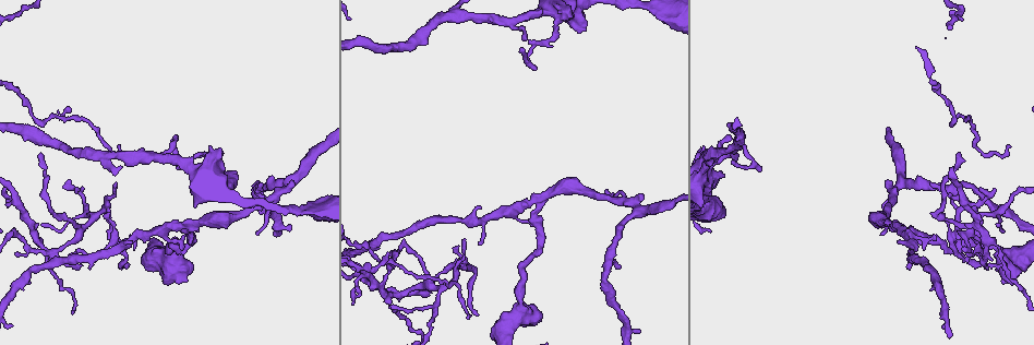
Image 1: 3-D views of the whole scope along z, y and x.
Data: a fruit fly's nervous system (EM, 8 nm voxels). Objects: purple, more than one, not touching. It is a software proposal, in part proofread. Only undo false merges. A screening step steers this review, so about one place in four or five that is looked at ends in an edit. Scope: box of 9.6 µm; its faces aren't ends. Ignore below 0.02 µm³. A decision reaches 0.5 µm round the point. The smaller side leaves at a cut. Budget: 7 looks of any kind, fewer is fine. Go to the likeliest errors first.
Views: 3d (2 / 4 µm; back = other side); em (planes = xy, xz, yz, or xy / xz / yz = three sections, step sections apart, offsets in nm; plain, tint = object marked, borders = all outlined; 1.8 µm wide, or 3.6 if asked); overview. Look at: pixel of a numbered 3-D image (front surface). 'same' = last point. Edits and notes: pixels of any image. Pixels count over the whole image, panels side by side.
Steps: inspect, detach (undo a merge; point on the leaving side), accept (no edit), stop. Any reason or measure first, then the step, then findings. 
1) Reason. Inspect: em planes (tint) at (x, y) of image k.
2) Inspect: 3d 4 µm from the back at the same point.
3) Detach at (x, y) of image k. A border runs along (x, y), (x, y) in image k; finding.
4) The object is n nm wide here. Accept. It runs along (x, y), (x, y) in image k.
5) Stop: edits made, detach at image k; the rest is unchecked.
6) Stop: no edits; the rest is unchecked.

A fork. Inspect: 3d 4 µm at (903, 185) of image 1.

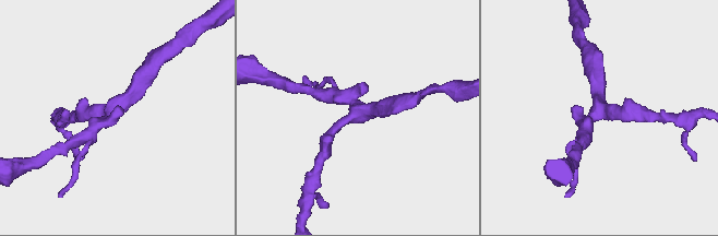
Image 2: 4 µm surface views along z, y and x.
3 arms meet here; the arms are 200, 200, 280 nm wide. Inspect: em xz step 16 (plain) at (355, 111) of image 2.

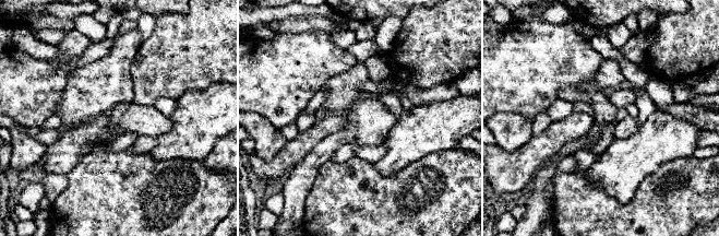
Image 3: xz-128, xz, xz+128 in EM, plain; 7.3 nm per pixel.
With the object marked. Inspect: em xz step 16 (tint) at the same point.

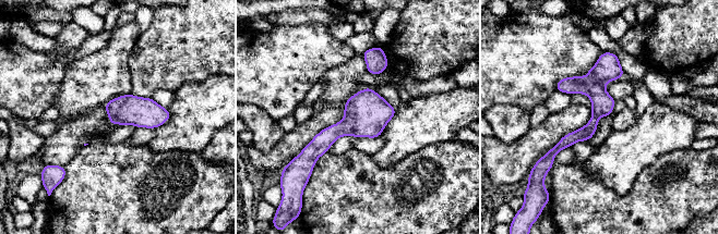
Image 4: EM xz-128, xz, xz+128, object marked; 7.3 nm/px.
The object is 160 nm wide here. Accept. It runs along (611, 54), (594, 122), (553, 151) in image 4; continuous, no second neuron.

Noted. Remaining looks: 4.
Touches itself. Inspect: 3d 2 µm from the back at (47, 252) of image 1.

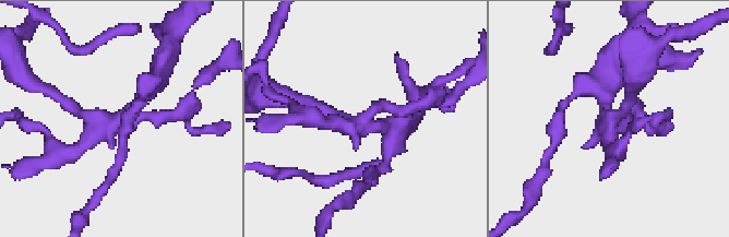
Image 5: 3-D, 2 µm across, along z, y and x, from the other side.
4 arms meet here; now the EM. Inspect: em 3.6 µm planes (tint) at (357, 122) of image 5.

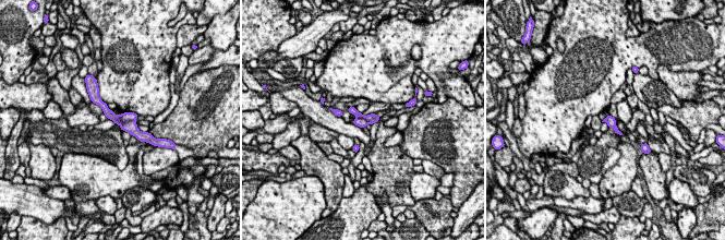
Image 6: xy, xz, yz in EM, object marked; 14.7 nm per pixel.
Detach at (125, 117) of image 6. The part that leaves runs along (351, 110), (362, 117), (376, 119) in image 6; a second neuron is stuck on.

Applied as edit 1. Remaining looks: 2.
Redraw. Inspect: overview.

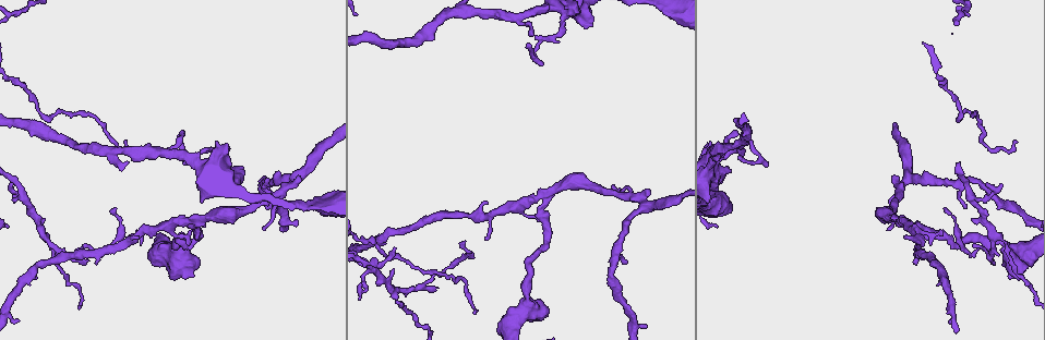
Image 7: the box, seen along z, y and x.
Abrupt turn. Inspect: em xz step 16 (tint) at (473, 12) of image 7.

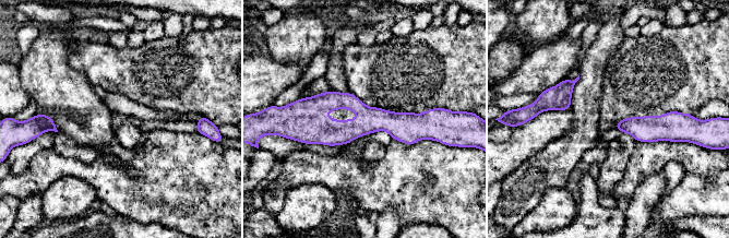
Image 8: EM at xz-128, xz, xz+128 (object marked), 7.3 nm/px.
The object is 70 nm wide here. Accept. One neuron here.

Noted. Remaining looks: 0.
Stop: edits made, detach at image 6; the rest is unchecked.

